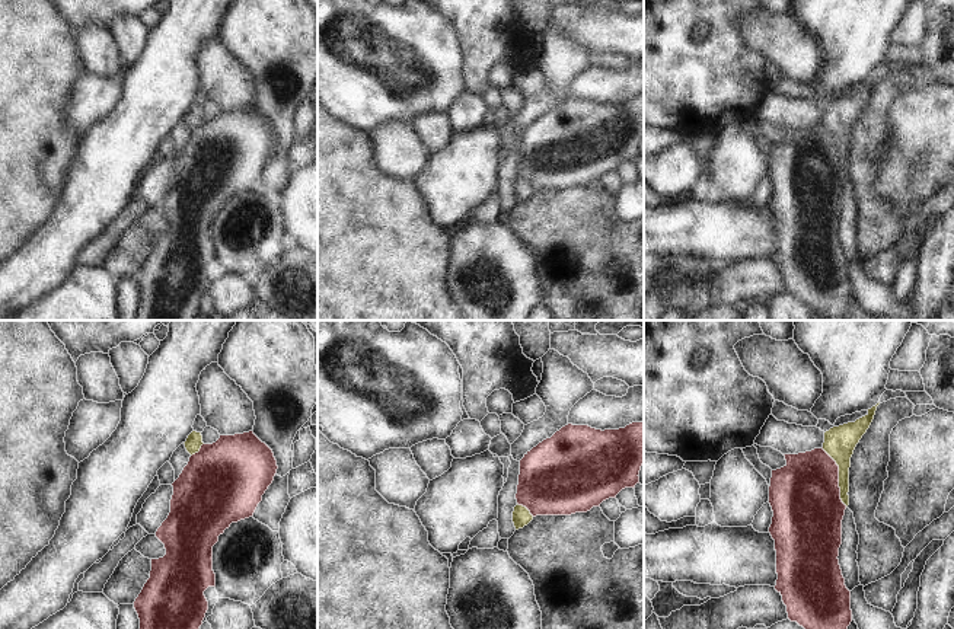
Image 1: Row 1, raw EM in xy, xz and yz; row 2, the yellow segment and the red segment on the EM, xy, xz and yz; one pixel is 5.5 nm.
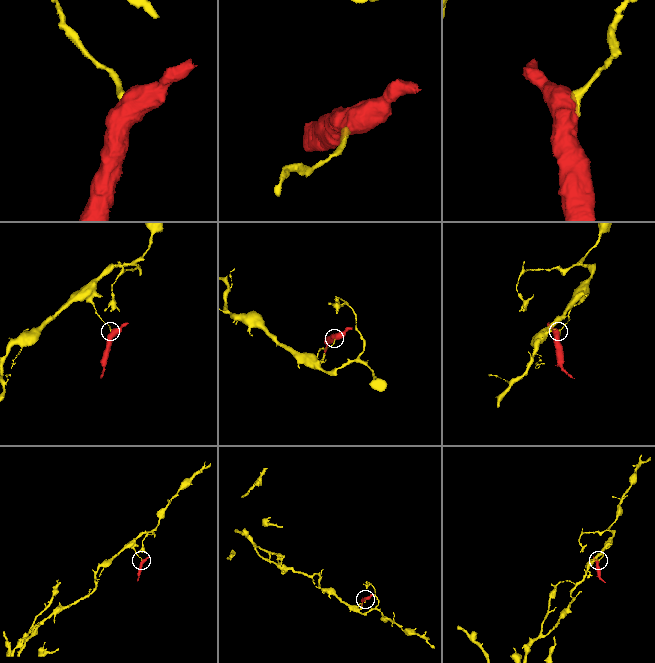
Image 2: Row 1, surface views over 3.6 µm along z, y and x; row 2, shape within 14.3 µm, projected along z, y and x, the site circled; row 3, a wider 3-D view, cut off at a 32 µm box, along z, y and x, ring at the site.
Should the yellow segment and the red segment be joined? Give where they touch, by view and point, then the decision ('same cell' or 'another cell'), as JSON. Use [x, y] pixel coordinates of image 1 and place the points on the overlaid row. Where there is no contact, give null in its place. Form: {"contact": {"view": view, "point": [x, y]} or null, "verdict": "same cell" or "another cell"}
{"contact": {"view": "yz", "point": [839, 476]}, "verdict": "another cell"}

